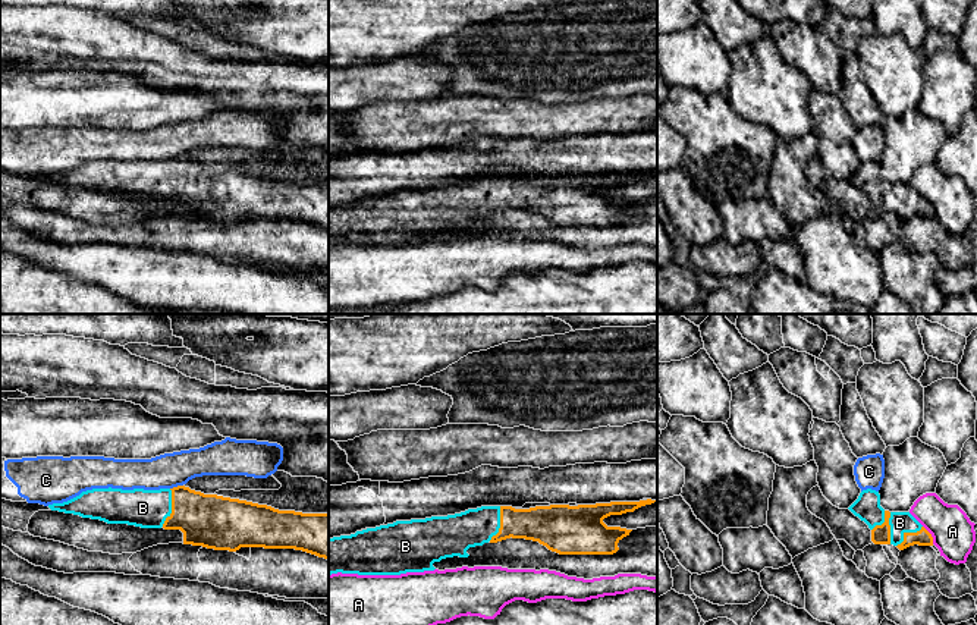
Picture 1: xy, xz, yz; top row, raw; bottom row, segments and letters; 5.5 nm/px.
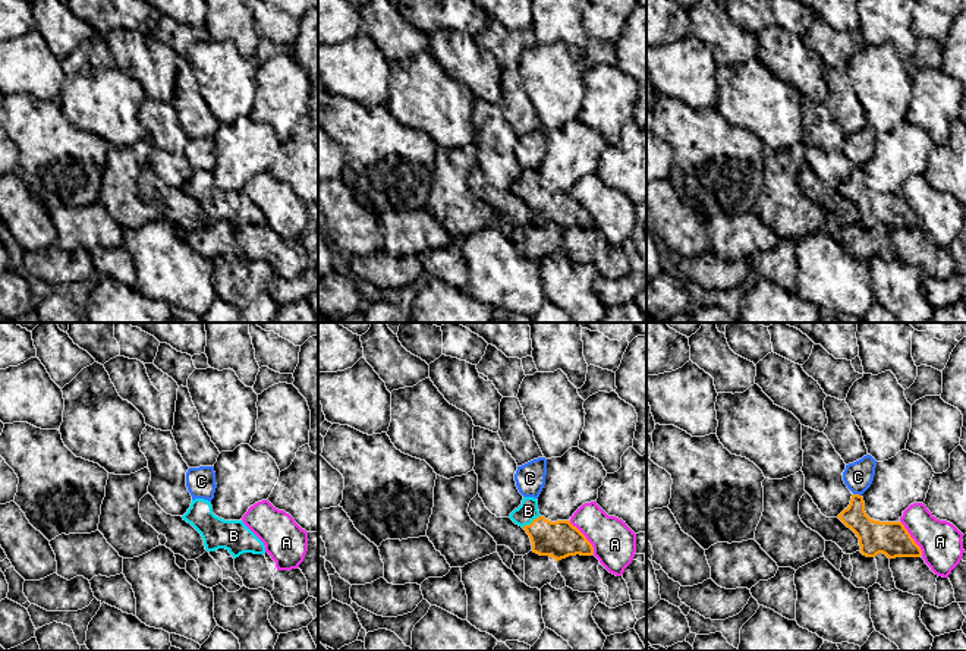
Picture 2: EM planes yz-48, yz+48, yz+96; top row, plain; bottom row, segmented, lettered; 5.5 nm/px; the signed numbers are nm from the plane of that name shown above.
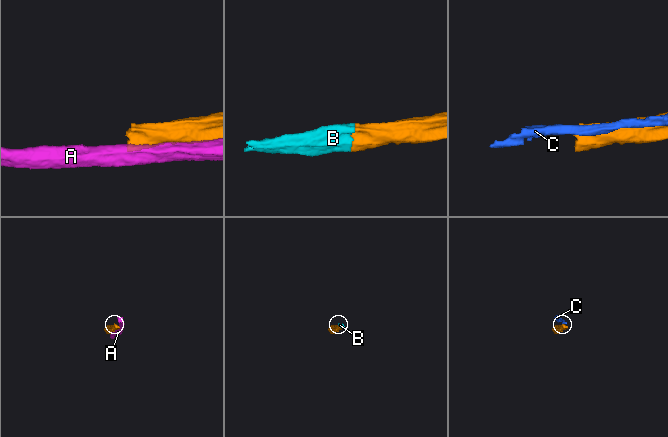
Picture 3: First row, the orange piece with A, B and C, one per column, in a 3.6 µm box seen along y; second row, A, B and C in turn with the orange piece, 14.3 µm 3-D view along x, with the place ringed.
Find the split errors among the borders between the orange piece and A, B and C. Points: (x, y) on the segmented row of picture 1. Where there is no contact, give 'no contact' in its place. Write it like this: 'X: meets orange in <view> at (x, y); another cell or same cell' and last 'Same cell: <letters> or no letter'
A: meets orange in yz at (930, 534); another cell
B: meets orange in xy at (172, 508); same cell
C: meets orange in xy at (178, 486); another cell
Same cell: B

